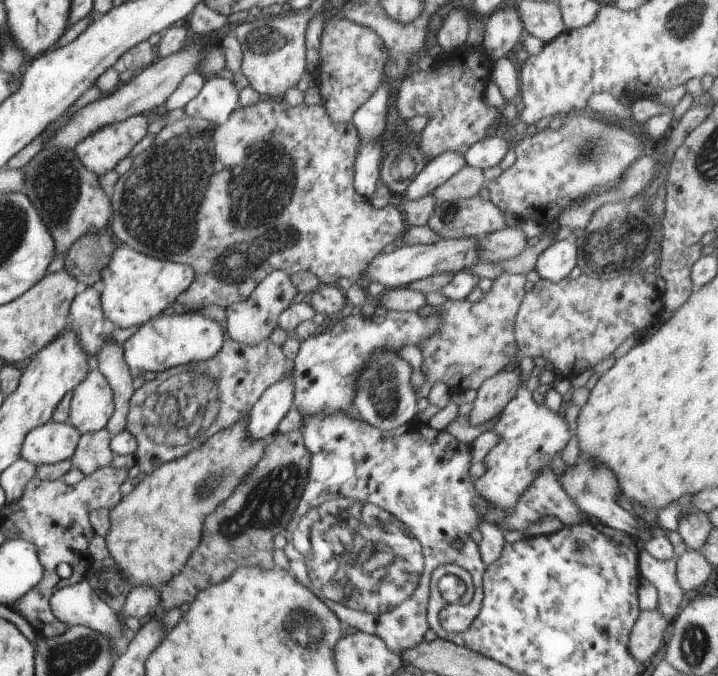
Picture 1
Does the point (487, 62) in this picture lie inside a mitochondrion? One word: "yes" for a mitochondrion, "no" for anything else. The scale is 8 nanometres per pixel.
no

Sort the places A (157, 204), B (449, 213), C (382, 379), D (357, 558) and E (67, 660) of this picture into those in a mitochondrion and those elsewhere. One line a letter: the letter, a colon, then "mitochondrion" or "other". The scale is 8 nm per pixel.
A: mitochondrion
B: mitochondrion
C: mitochondrion
D: mitochondrion
E: mitochondrion

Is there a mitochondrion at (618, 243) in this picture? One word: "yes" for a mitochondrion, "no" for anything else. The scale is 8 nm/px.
yes

